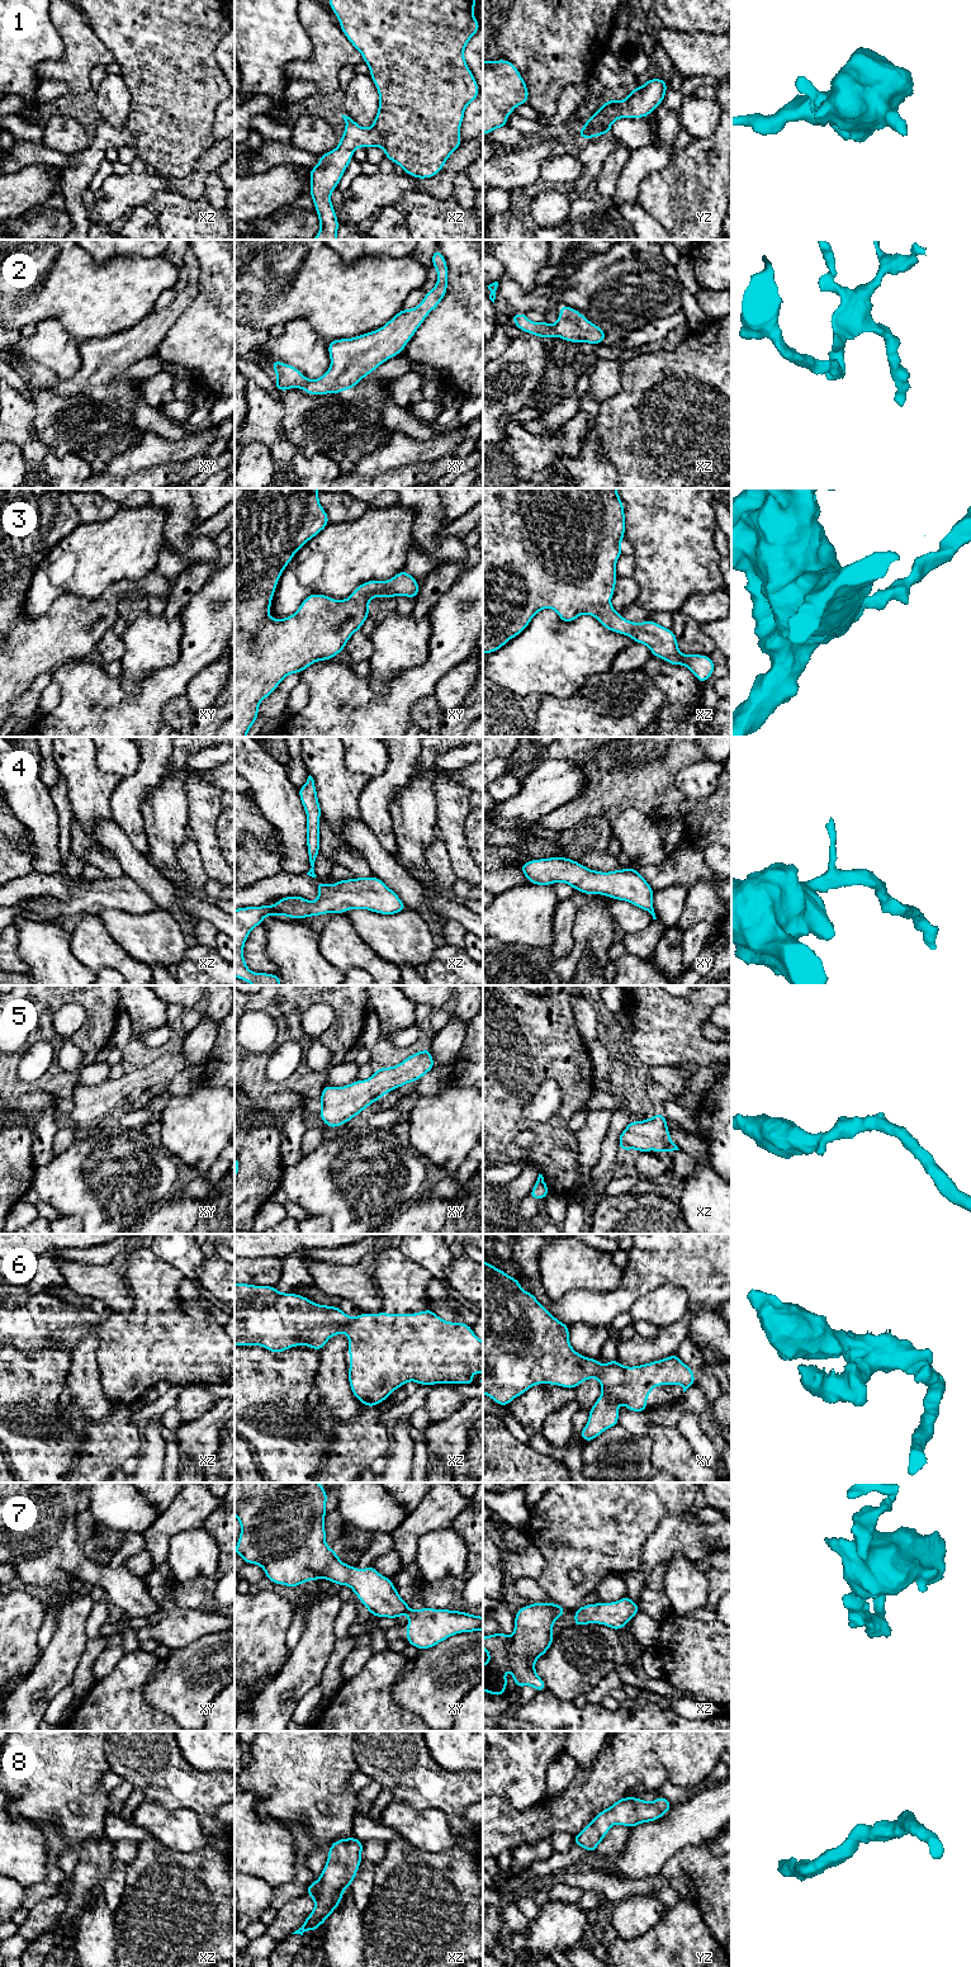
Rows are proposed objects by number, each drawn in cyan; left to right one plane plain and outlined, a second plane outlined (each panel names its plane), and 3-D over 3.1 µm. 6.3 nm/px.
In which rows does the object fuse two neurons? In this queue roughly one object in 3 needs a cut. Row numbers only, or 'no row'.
no row

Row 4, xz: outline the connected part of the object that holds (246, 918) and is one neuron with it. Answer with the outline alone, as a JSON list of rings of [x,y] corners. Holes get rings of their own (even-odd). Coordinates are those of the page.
[[[379,878],[337,880],[333,885],[316,883],[318,898],[311,902],[299,895],[284,897],[274,906],[243,907],[235,909],[235,977],[252,985],[281,985],[278,974],[254,973],[243,958],[250,931],[261,926],[266,916],[283,914],[286,918],[308,918],[326,913],[369,909],[385,916],[406,911],[406,904]]]

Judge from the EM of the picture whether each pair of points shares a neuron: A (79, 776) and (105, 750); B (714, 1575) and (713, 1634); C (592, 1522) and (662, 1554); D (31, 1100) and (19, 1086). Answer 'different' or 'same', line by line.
A: different
B: same
C: different
D: different

